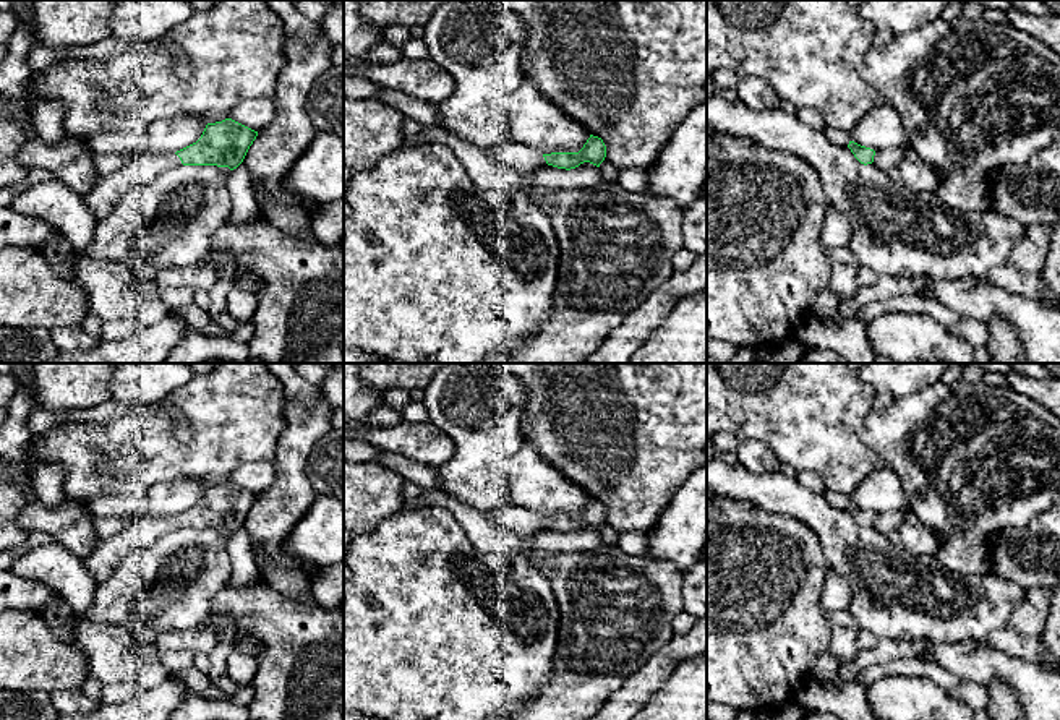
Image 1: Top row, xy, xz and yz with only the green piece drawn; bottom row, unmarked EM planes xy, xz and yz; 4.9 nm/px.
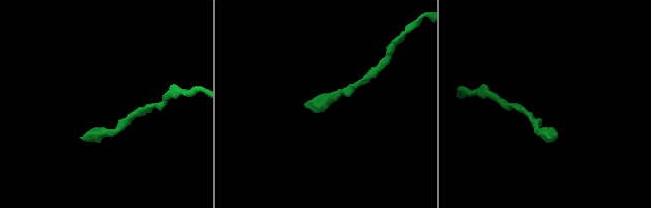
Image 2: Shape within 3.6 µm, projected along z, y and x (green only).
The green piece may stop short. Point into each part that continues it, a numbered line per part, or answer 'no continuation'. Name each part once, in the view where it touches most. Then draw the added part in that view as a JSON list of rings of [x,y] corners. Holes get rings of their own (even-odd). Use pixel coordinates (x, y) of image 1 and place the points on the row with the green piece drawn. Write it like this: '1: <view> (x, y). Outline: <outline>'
1: xy (141, 169). Outline: [[[175,152],[138,154],[122,169],[99,175],[94,188],[86,193],[86,204],[97,221],[107,217],[118,199],[133,186],[151,183],[159,174],[180,165]]]

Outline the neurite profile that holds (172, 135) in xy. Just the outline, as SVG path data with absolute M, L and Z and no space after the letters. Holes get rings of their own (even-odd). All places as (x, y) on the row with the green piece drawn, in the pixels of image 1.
M198 117L157 120L146 128L151 152L177 152L190 146L201 138L206 125Z

